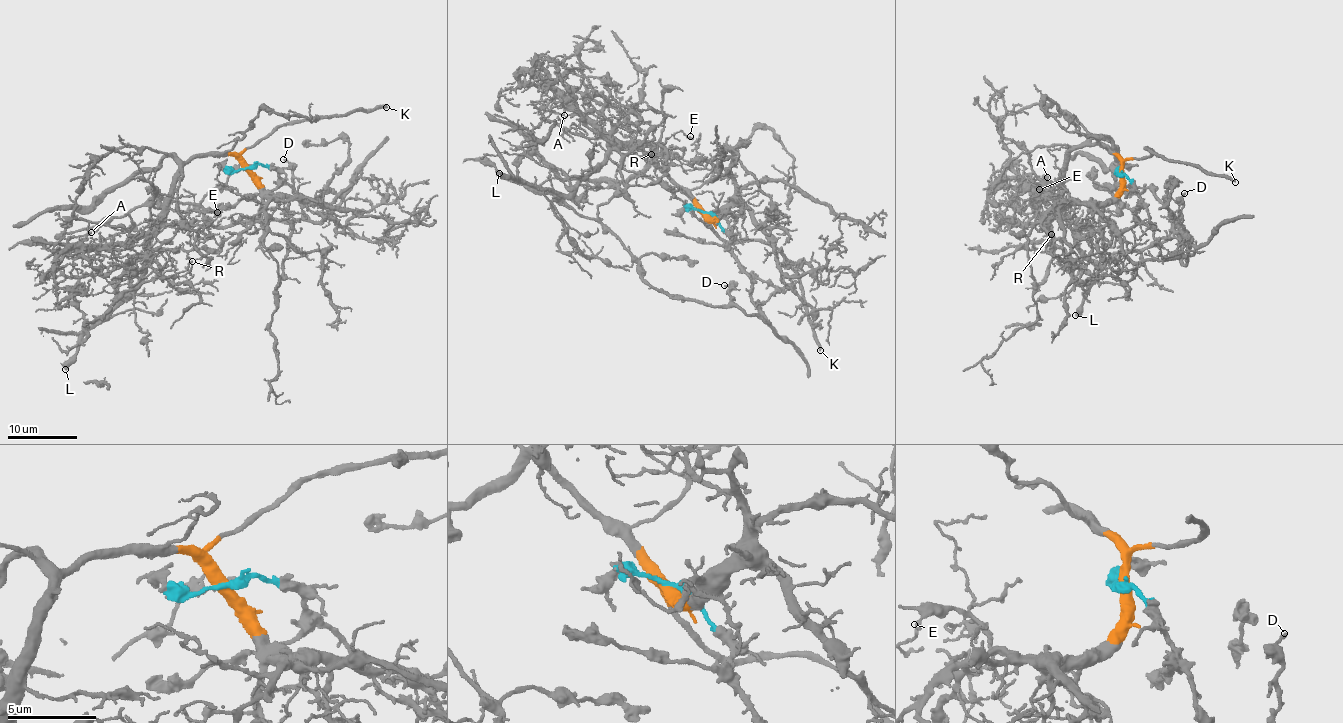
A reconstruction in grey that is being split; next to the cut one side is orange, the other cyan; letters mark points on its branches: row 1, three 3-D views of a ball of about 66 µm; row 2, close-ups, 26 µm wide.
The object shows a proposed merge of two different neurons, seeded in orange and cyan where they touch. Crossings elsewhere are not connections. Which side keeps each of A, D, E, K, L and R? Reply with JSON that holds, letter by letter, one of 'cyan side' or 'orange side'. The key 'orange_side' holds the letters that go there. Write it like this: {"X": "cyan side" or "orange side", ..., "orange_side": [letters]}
{"A": "orange side", "D": "cyan side", "E": "orange side", "K": "orange side", "L": "orange side", "R": "orange side", "orange_side": ["A", "E", "K", "L", "R"]}

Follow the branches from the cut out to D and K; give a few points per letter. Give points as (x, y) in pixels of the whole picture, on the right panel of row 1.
D: (1120, 173), (1129, 180), (1155, 237), (1189, 240), (1194, 252), (1185, 263), (1180, 228), (1184, 193)
K: (1120, 173), (1125, 160), (1144, 160), (1149, 149), (1145, 150), (1199, 165), (1204, 171), (1227, 175), (1235, 182)

